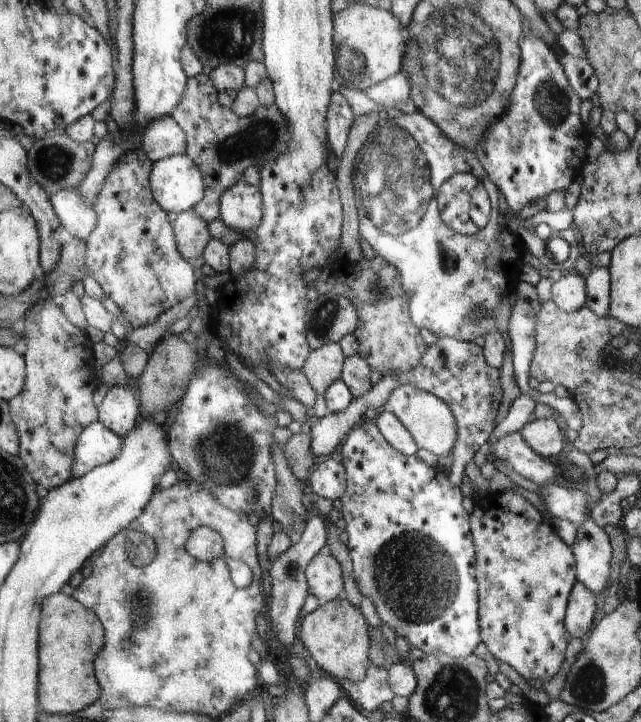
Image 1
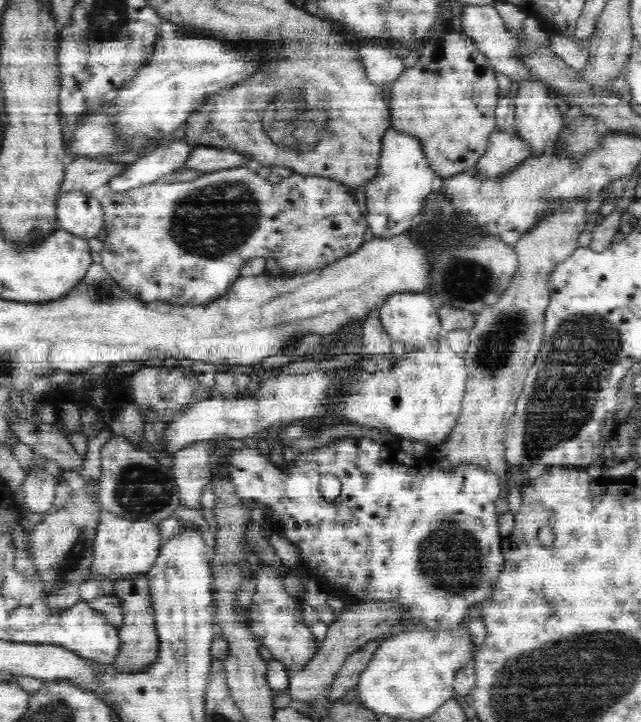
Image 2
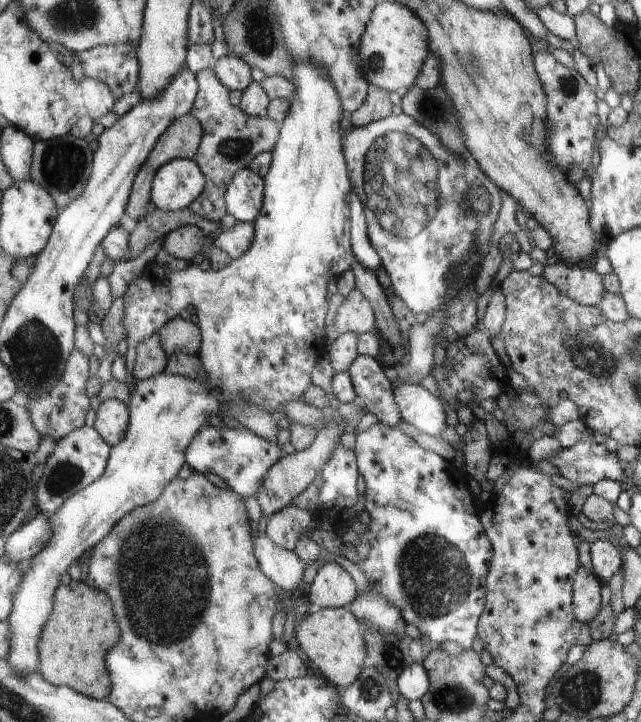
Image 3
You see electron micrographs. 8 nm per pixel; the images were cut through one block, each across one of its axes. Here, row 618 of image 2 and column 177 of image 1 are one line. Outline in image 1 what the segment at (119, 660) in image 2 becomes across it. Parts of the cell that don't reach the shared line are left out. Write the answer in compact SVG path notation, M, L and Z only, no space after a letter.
M171 115L148 123L141 136L140 148L153 163L172 155L184 155L187 151L186 133Z

